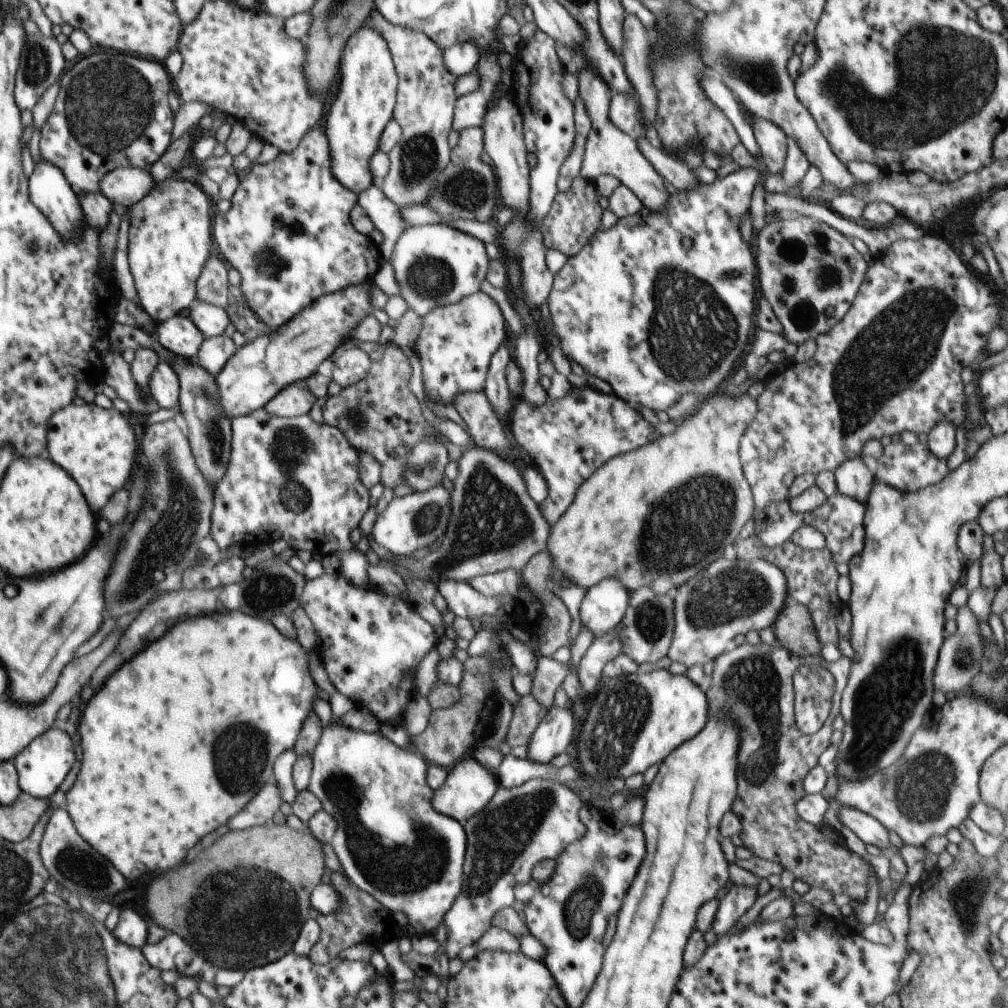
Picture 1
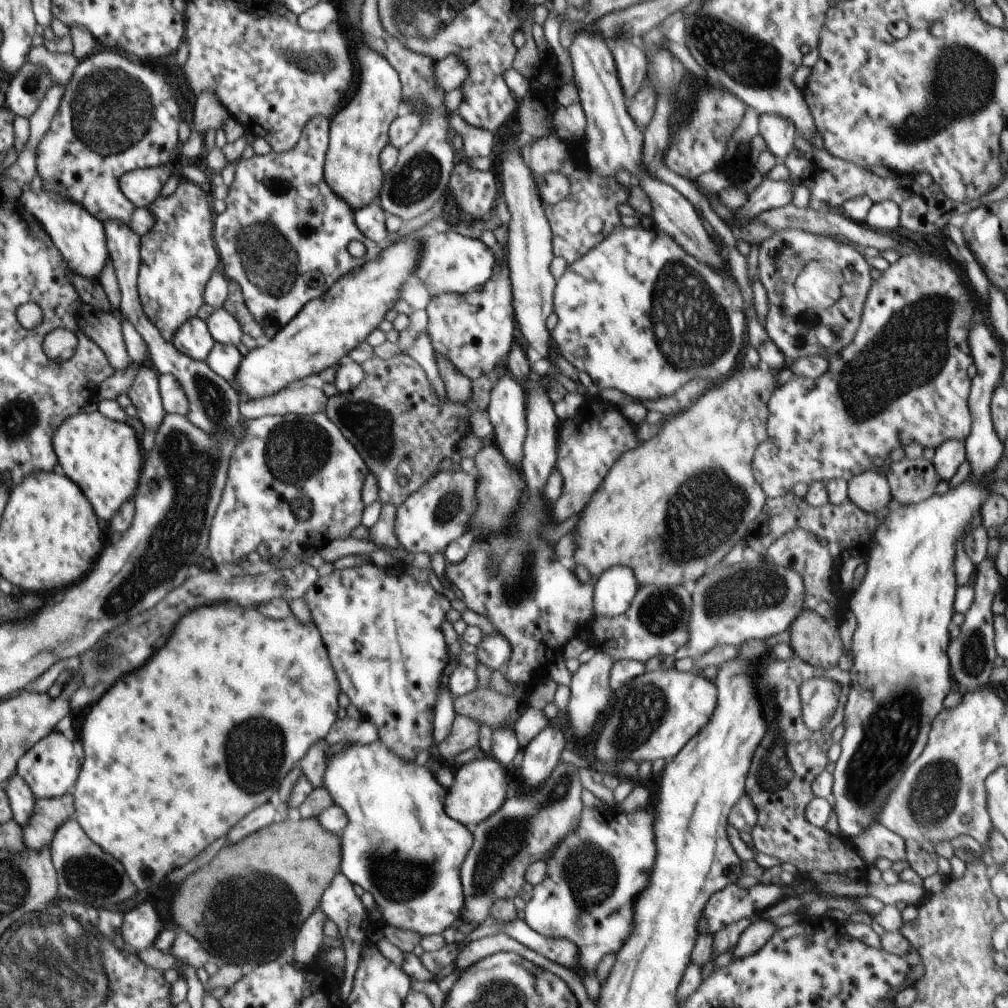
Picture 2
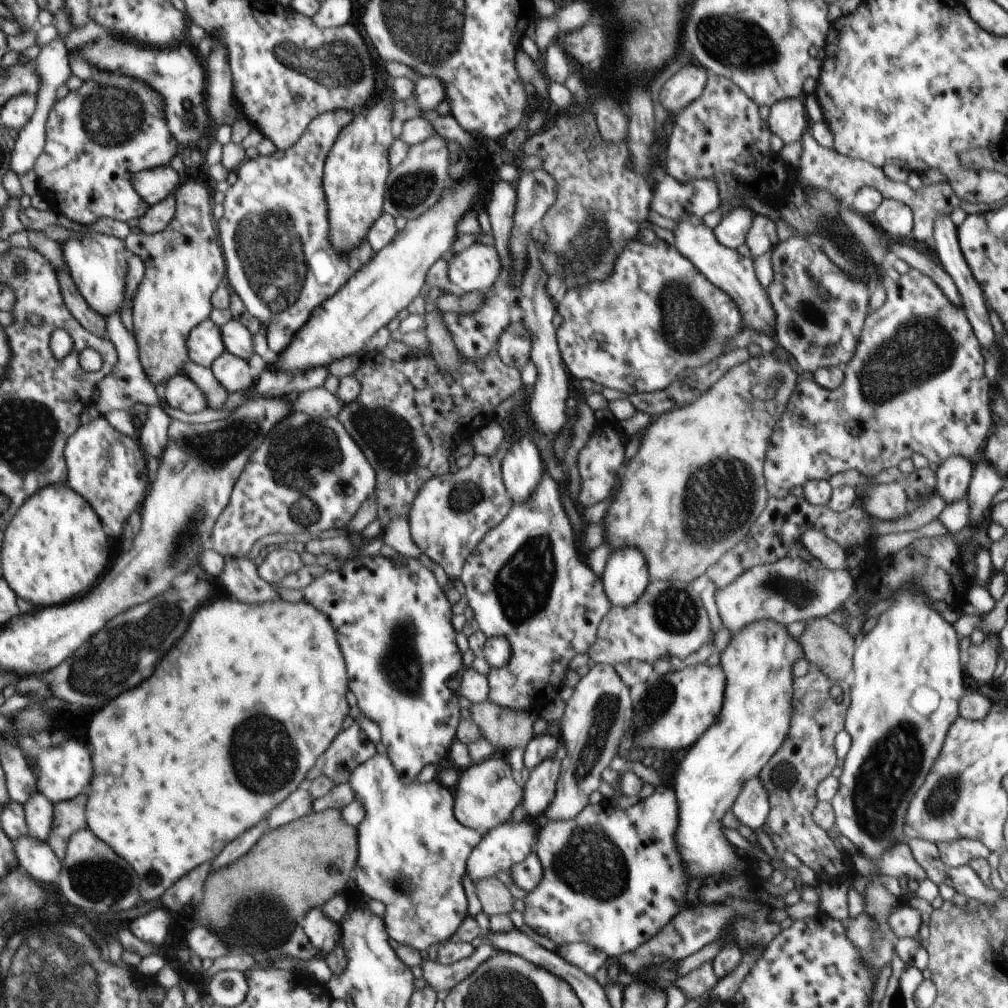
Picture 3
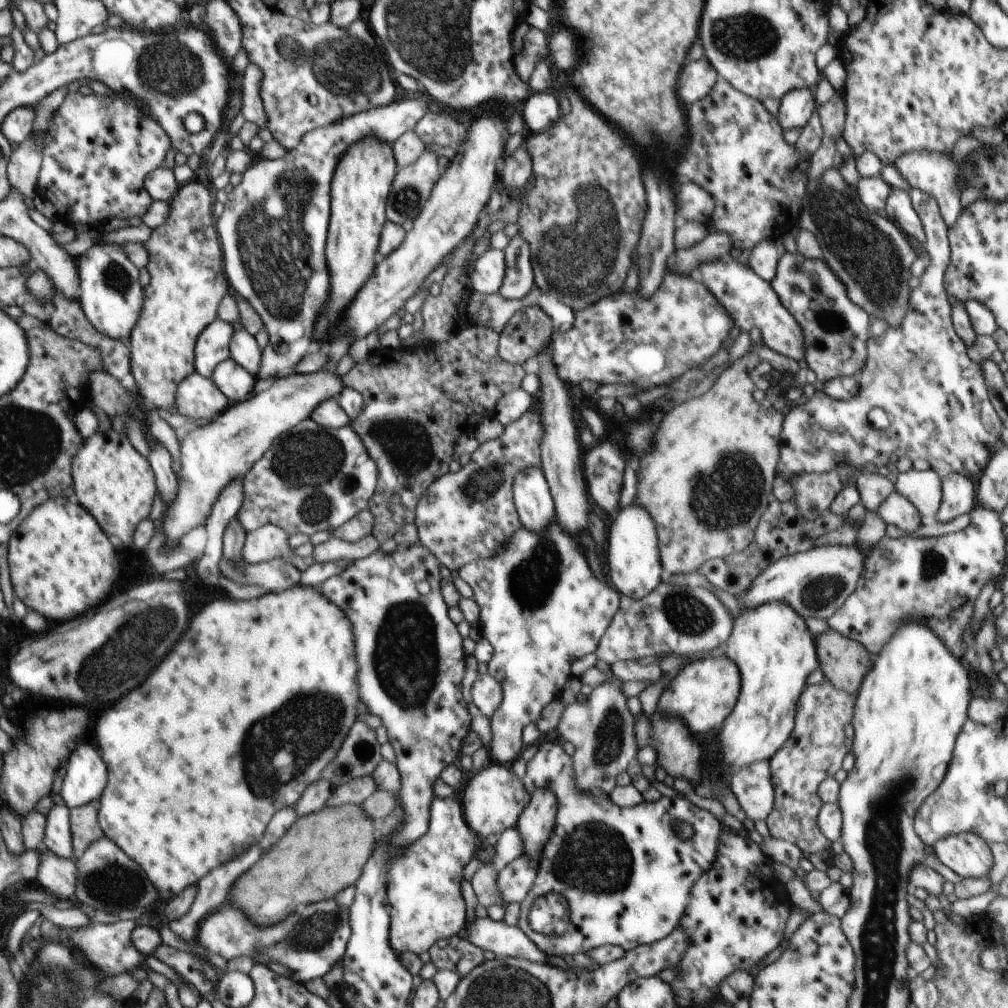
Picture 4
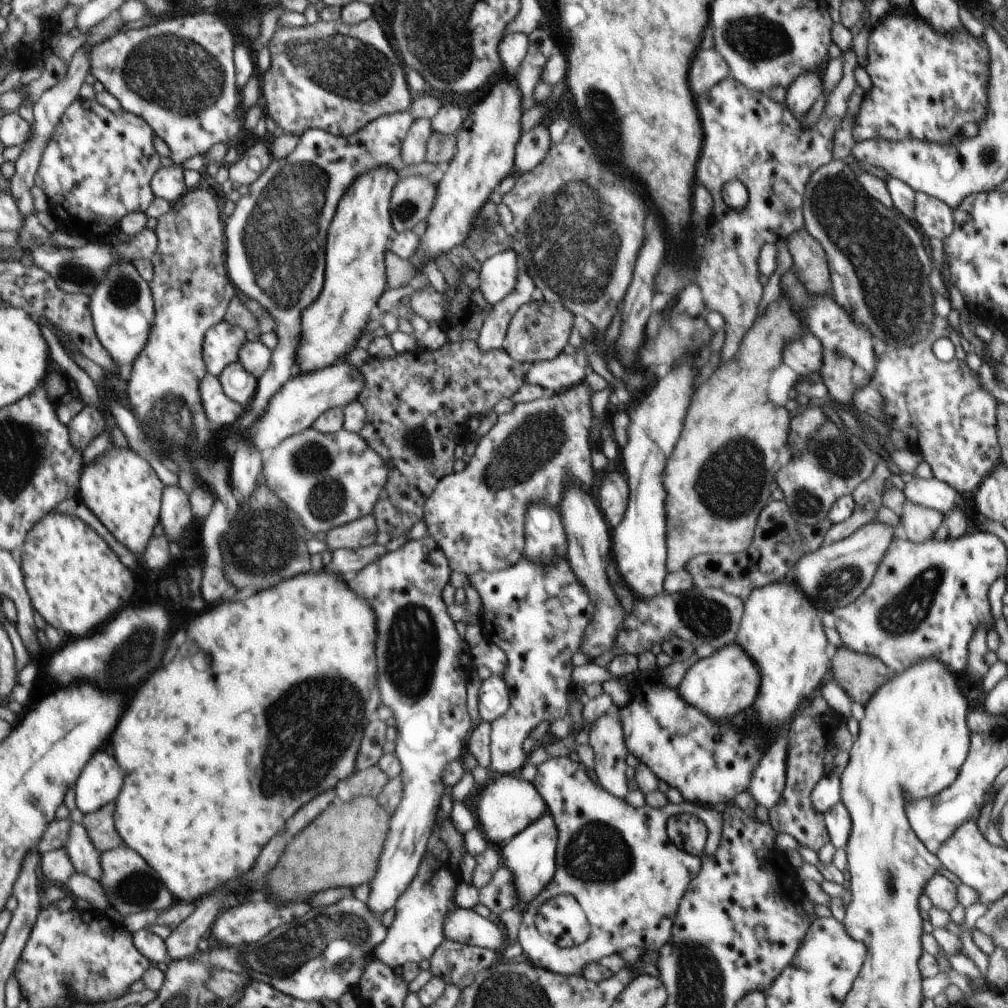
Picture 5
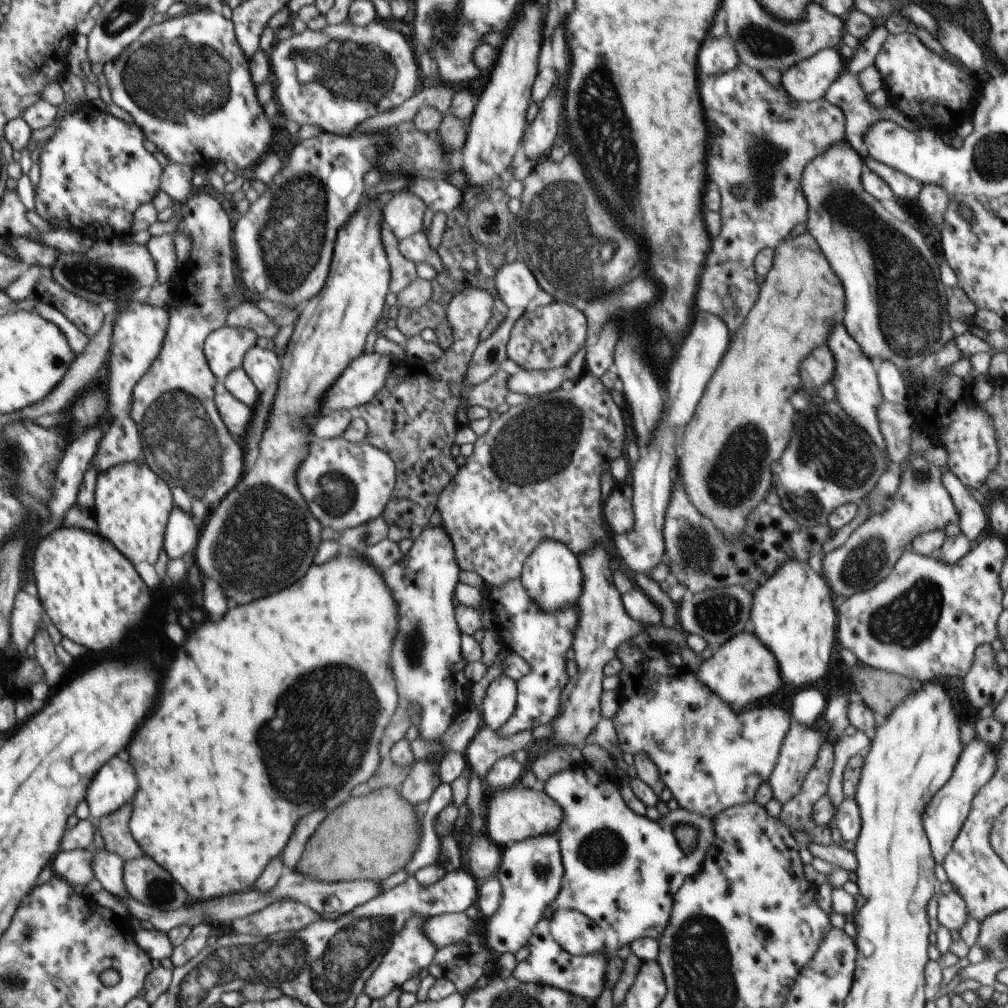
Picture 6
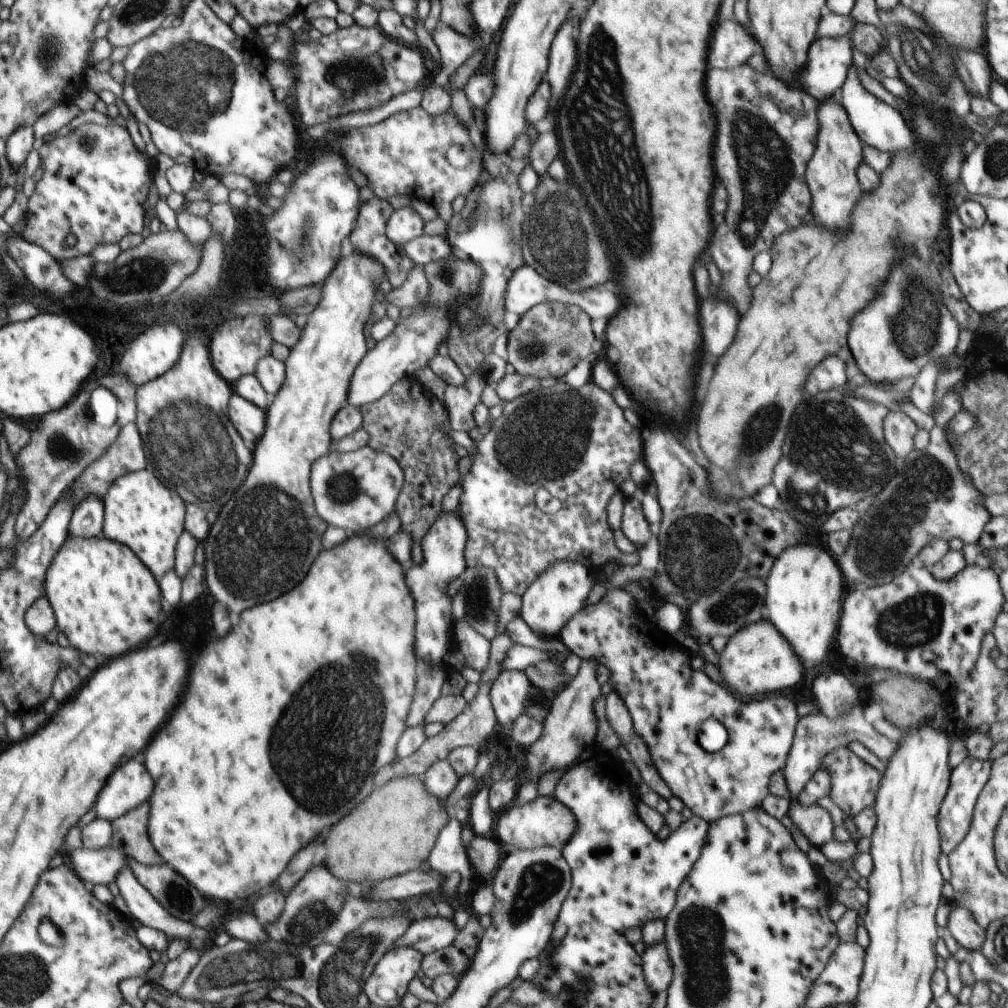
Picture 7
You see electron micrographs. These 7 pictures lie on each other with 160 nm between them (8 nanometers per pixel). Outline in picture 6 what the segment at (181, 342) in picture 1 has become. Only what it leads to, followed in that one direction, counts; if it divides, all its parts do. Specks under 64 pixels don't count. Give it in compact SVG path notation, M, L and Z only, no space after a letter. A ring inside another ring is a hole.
M222 326L206 338L203 352L217 381L224 383L232 370L242 367L244 356L258 338L252 330L230 326Z

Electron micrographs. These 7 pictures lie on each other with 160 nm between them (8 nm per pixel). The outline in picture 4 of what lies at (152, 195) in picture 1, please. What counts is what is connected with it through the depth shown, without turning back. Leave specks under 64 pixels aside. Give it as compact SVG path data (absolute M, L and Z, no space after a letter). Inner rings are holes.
M190 180L181 184L169 202L167 221L156 227L144 243L149 254L147 269L150 282L143 289L143 309L130 337L131 373L139 395L148 400L154 409L176 412L176 391L180 382L195 371L195 344L199 334L217 319L220 301L231 293L224 273L224 261L219 234L215 227L212 196L200 181Z

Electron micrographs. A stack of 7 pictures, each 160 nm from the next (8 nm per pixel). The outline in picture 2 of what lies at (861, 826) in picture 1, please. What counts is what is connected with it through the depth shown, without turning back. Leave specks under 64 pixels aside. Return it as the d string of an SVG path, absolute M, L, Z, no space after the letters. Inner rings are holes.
M879 822L872 823L864 833L853 838L855 851L868 866L875 866L878 858L890 862L904 860L907 857L905 841Z

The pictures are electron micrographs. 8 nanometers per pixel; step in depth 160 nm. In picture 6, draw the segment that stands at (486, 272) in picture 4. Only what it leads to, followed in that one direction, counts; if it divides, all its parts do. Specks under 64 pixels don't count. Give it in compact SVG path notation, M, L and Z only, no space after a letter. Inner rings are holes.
M520 260L500 267L493 277L500 299L508 309L526 309L530 301L542 290L534 274Z

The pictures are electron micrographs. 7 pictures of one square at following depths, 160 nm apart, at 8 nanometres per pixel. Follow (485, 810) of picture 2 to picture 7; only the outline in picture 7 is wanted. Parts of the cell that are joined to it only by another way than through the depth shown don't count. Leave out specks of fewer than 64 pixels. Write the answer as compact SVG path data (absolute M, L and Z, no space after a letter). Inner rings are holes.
M537 796L528 804L513 804L504 809L495 818L494 834L498 843L508 850L527 849L554 846L562 849L562 846L571 840L576 830L576 818L574 814L555 798Z

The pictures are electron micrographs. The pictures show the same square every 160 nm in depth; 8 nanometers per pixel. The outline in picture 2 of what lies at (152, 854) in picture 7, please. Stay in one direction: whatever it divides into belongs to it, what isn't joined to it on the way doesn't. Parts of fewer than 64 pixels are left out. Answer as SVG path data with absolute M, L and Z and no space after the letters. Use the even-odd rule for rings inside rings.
M70 792L60 798L37 799L35 813L23 828L23 839L28 849L39 851L50 848L59 828L75 814L75 799Z

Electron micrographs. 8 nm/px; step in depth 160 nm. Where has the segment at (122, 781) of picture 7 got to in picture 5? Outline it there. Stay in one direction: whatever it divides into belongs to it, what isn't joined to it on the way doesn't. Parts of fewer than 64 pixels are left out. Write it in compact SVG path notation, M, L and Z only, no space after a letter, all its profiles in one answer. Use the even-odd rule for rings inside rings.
M98 752L76 782L76 804L83 813L95 813L115 801L122 790L122 770L112 754Z

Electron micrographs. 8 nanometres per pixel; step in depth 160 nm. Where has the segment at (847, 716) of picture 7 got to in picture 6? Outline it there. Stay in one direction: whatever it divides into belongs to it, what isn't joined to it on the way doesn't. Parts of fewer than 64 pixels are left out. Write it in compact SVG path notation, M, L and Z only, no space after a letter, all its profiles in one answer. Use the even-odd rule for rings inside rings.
M793 722L768 780L773 799L784 805L800 792L824 742L825 738L814 727Z

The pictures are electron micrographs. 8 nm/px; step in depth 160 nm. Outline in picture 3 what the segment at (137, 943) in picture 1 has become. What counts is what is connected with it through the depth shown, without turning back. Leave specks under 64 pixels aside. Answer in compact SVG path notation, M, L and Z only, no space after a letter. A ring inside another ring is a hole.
M156 908L146 915L136 918L129 924L132 931L140 940L155 944L160 947L166 938L169 926L172 922L172 914L162 908Z

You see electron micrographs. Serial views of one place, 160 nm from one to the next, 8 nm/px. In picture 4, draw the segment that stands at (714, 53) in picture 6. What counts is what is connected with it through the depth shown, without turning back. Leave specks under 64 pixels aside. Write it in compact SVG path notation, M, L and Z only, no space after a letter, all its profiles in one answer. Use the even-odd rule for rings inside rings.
M706 56L696 62L690 62L684 66L680 80L678 80L678 100L681 105L688 108L698 102L707 94L719 79L718 71L708 62Z

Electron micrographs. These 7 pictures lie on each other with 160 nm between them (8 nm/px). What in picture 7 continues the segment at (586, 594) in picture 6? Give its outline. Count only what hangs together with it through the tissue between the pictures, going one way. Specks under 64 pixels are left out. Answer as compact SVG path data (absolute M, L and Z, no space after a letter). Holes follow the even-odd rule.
M582 659L578 674L552 697L548 715L543 723L542 735L529 747L526 754L526 780L540 778L552 770L575 767L580 763L581 757L588 753L588 746L594 743L598 727L594 702L602 694L596 668L596 660Z

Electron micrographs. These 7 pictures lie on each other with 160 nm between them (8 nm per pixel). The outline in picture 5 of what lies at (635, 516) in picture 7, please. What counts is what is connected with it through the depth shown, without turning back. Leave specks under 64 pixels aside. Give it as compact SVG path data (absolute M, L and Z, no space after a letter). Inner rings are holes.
M610 472L608 476L602 478L600 492L598 492L598 504L608 524L615 529L623 521L627 509L628 484L616 472Z

